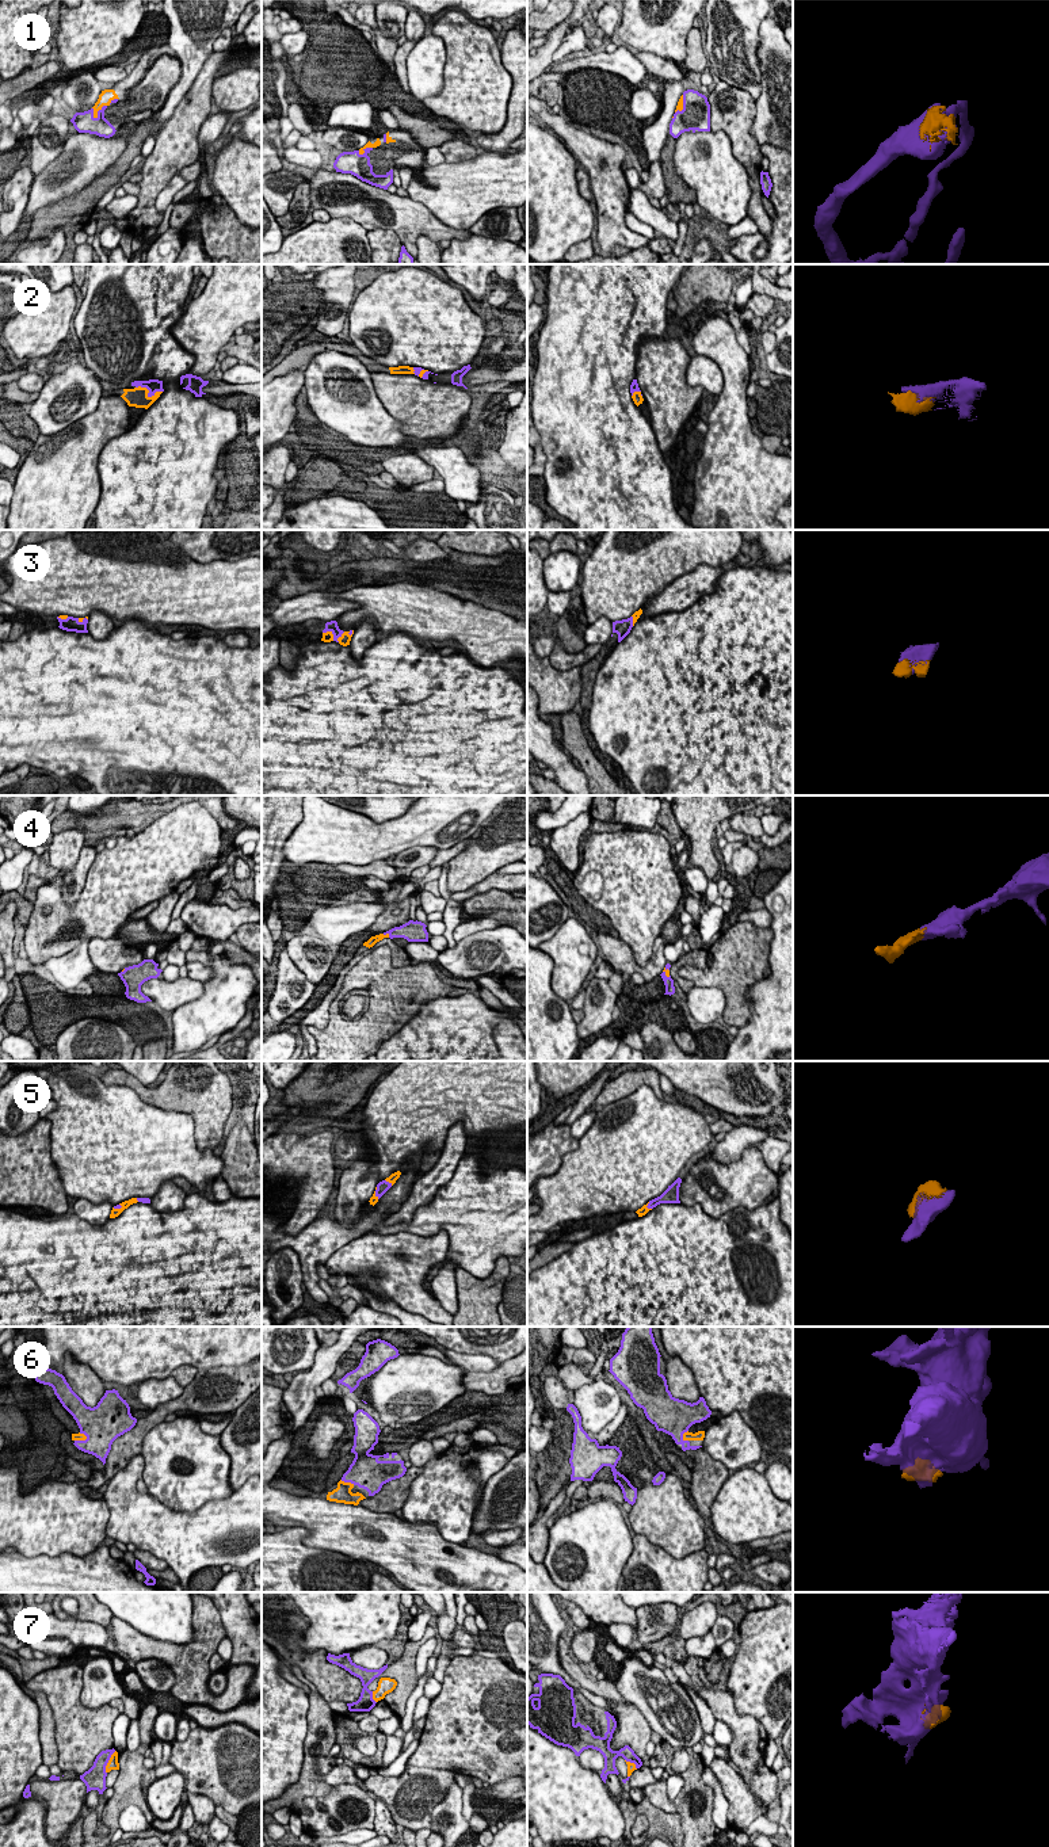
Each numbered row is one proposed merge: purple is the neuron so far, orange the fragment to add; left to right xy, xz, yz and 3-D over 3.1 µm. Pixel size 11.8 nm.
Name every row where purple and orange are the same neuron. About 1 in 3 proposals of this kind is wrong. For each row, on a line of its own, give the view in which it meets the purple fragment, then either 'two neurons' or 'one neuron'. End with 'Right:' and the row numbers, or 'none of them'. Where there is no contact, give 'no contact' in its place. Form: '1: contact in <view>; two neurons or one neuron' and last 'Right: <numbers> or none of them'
1: contact in xy; one neuron
2: contact in xy; one neuron
3: contact in xz; one neuron
4: contact in xz; one neuron
5: contact in xz; one neuron
6: contact in yz; one neuron
7: contact in xy; one neuron
Right: 1, 2, 3, 4, 5, 6, 7

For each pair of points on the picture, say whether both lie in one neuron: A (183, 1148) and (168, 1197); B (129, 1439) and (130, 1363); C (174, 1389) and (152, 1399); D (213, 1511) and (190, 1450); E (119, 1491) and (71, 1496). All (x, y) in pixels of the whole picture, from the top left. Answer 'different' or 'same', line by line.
A: different
B: different
C: same
D: different
E: different

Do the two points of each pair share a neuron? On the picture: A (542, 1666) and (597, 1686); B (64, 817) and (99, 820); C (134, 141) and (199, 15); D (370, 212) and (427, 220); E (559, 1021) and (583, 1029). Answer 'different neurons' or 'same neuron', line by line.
A: different neurons
B: same neuron
C: different neurons
D: same neuron
E: different neurons

